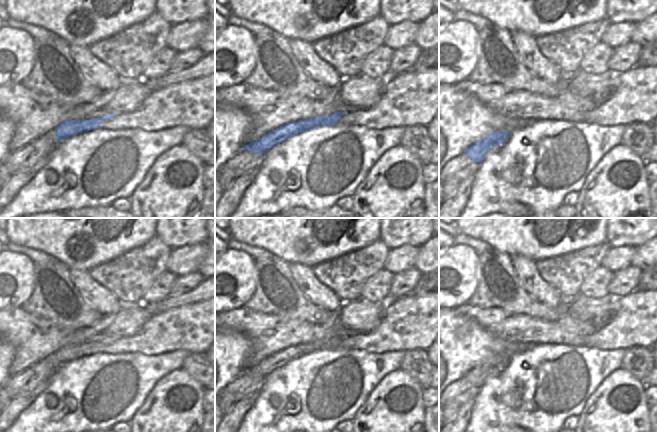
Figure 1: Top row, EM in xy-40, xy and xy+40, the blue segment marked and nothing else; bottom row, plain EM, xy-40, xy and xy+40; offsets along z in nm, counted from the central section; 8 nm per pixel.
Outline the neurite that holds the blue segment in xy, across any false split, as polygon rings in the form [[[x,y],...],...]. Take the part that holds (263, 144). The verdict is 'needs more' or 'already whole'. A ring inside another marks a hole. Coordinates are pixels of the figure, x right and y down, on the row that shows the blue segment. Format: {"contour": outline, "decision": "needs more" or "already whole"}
{"contour": [[[425,68],[423,70],[407,70],[399,74],[391,72],[384,79],[384,89],[378,101],[367,110],[351,110],[347,112],[335,112],[331,116],[321,116],[319,118],[311,118],[309,120],[299,120],[297,122],[289,122],[256,140],[242,147],[242,150],[249,150],[255,154],[264,154],[273,146],[283,142],[291,136],[295,136],[301,132],[317,128],[319,126],[365,126],[373,130],[381,130],[383,128],[397,128],[399,126],[405,128],[407,126],[427,126],[432,122],[436,113],[439,111],[439,68]]], "decision": "needs more"}

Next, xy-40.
{"contour": [[[211,74],[150,92],[142,105],[133,112],[107,114],[91,120],[67,120],[56,127],[56,143],[97,128],[137,128],[157,132],[185,126],[190,130],[206,130],[214,117],[215,74]]], "decision": "needs more"}

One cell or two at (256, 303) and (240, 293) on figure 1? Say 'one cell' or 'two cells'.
two cells

